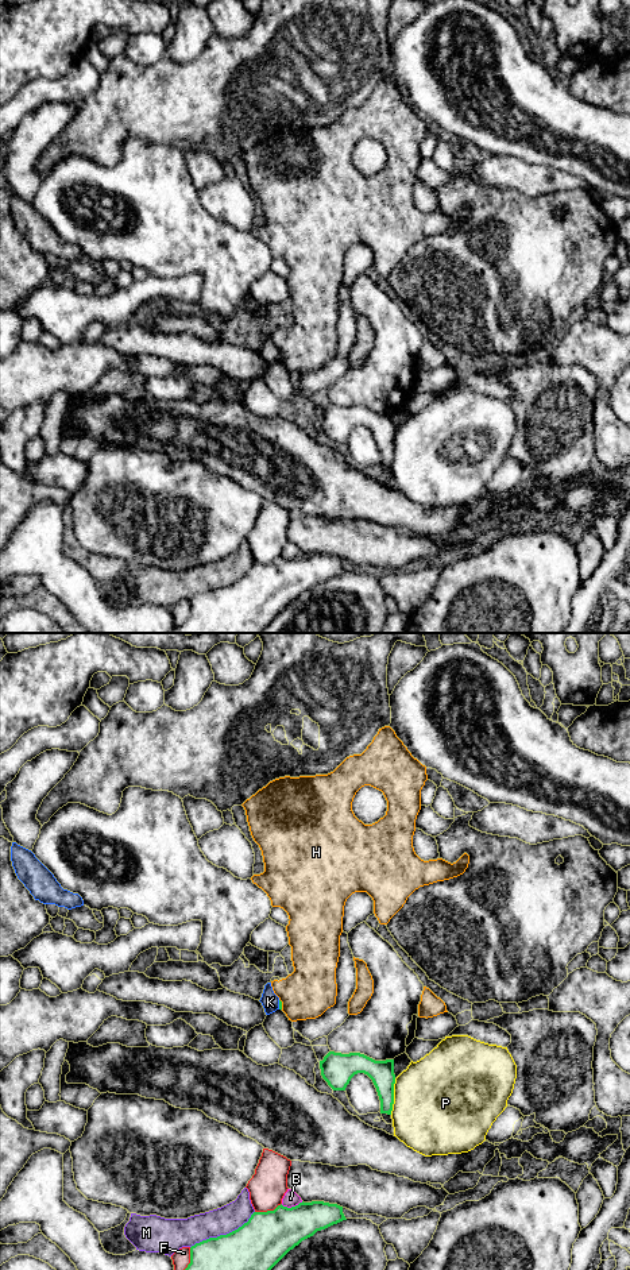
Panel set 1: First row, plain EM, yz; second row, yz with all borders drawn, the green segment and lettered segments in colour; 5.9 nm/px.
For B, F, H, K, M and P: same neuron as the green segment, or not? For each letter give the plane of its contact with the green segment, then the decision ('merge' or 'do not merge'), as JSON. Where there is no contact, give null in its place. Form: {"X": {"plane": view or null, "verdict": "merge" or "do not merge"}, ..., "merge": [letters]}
{"B": {"plane": "yz", "verdict": "do not merge"}, "F": {"plane": "yz", "verdict": "do not merge"}, "H": {"plane": "yz", "verdict": "do not merge"}, "K": {"plane": "yz", "verdict": "do not merge"}, "M": {"plane": "yz", "verdict": "do not merge"}, "P": {"plane": "yz", "verdict": "do not merge"}, "merge": []}

